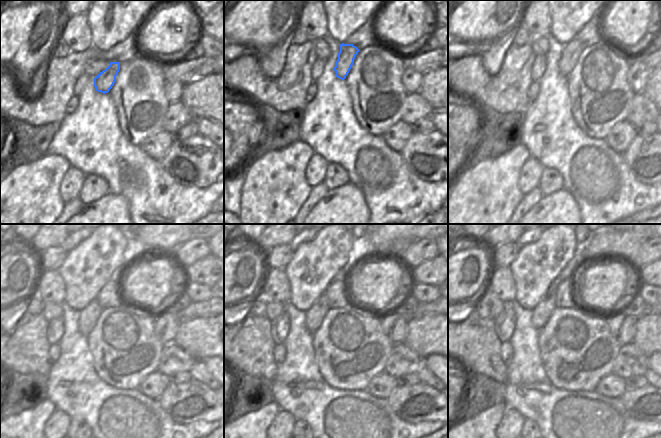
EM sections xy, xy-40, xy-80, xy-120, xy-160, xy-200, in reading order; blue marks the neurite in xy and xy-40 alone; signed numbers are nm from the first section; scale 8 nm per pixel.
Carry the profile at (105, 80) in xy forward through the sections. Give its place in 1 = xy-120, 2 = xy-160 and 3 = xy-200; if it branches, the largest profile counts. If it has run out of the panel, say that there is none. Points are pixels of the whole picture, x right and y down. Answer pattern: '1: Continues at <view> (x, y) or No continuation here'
1: Continues at xy-120 (122, 272)
2: Continues at xy-160 (350, 263)
3: Continues at xy-200 (623, 244)

